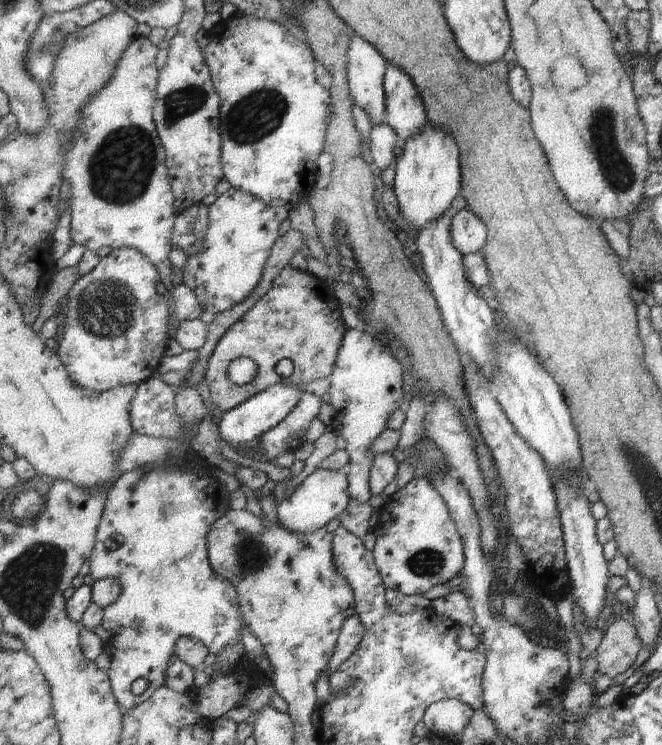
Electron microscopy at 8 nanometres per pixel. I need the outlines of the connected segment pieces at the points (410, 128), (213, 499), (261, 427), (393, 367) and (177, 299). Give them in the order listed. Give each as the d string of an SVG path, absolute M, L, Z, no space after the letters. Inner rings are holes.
M388 63L388 71L385 77L385 90L388 97L388 117L386 123L391 125L401 140L407 140L428 124L428 113L424 105L424 100L420 95L420 89L417 88L413 79L401 67L396 64Z
M194 453L193 456L175 457L162 464L148 464L143 468L123 473L121 478L108 492L104 518L96 536L96 547L90 558L90 574L95 578L112 578L122 586L121 596L103 608L101 626L109 633L109 646L112 651L111 664L107 670L112 680L114 695L124 710L134 709L152 698L153 693L164 685L165 673L169 662L176 654L176 644L183 637L197 637L203 641L211 653L216 656L243 640L243 614L238 604L238 592L230 580L216 573L209 560L208 534L212 526L229 508L231 489L211 476L215 474ZM200 463L206 469L206 476L197 476L193 472L195 464ZM137 678L145 678L149 683L141 695L131 692L131 686Z
M283 383L276 384L275 387L269 387L266 391L256 394L240 407L223 414L219 424L221 438L223 438L231 448L233 448L234 445L247 444L247 442L253 442L255 438L261 438L262 434L269 432L269 429L283 422L283 420L291 414L291 411L302 399L302 394L303 392L299 390L297 385Z
M348 329L341 345L340 354L336 360L336 367L330 376L330 401L336 414L333 416L334 428L342 435L347 442L345 449L350 457L350 463L344 468L350 480L350 498L356 498L364 503L374 503L375 497L370 489L370 472L372 471L377 454L371 451L373 442L381 432L388 428L388 420L394 412L401 408L401 401L404 388L405 372L401 363L393 356L392 352L385 344L376 338L371 338L369 333L359 329Z
M135 247L112 249L101 262L89 273L79 278L67 293L68 311L62 317L62 332L59 338L58 355L66 366L69 376L81 386L92 391L105 392L123 385L142 383L149 380L161 366L161 360L167 350L171 336L167 334L167 320L171 316L169 300L172 300L173 312L179 320L193 320L203 316L204 308L196 292L183 283L168 292L159 295L157 282L162 276L158 268Z

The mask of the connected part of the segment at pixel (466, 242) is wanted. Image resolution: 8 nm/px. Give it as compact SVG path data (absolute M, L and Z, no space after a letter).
M467 207L454 214L452 233L454 244L464 255L481 253L488 243L488 225Z

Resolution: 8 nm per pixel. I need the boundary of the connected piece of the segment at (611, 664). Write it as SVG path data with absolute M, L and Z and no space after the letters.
M621 618L612 623L595 650L597 670L600 674L615 678L627 672L633 666L637 652L641 650L642 644L639 644L638 636L633 623L629 624L627 620Z

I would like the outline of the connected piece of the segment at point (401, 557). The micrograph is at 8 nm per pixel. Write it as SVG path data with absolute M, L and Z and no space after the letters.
M415 475L388 500L387 508L373 530L377 538L373 550L376 565L386 588L421 595L433 586L451 582L455 576L461 575L466 563L464 540L444 496L437 492L429 478Z

